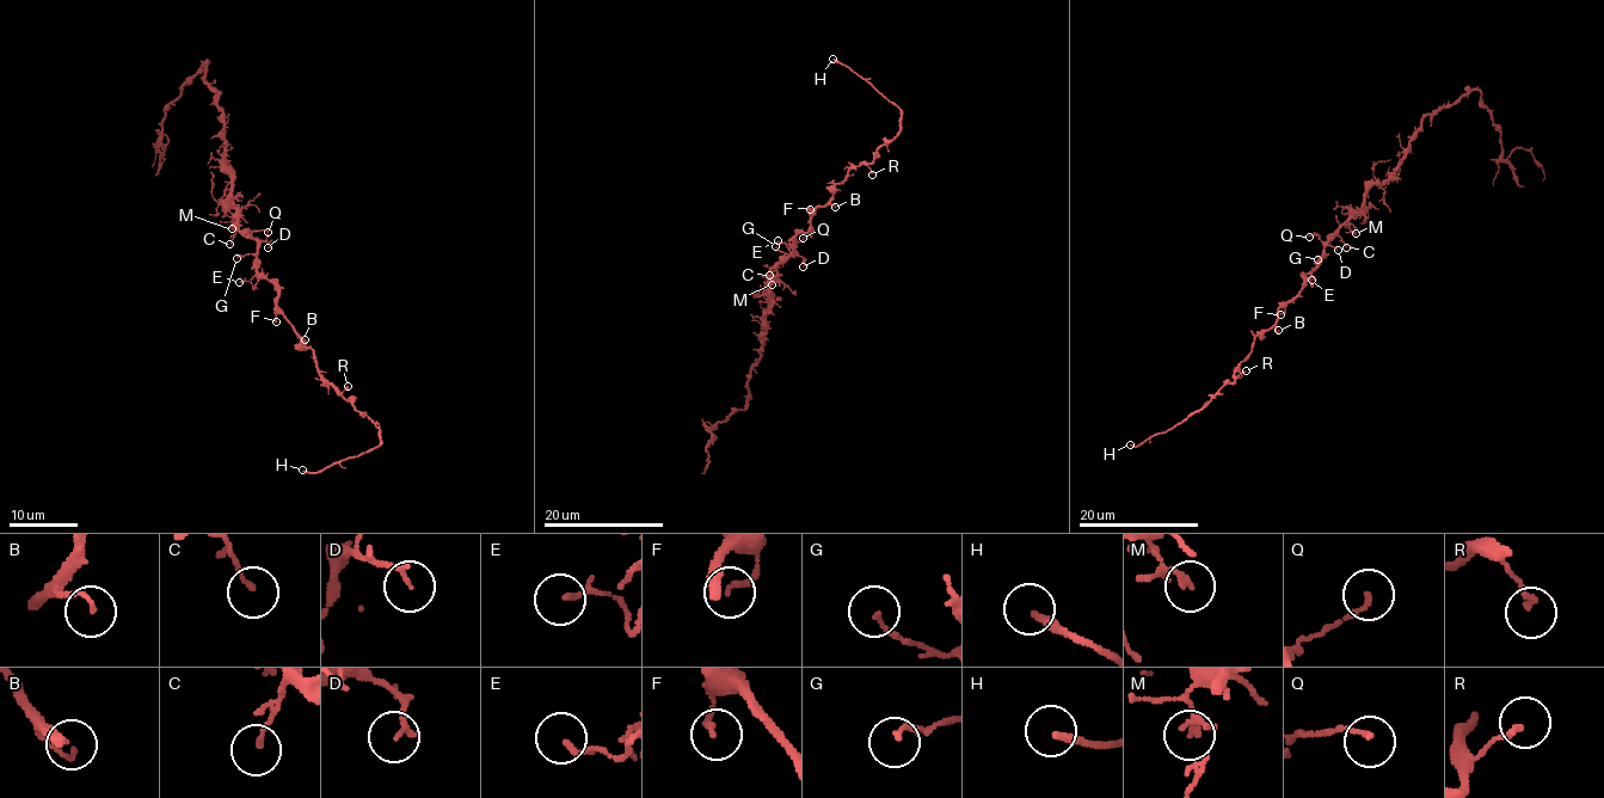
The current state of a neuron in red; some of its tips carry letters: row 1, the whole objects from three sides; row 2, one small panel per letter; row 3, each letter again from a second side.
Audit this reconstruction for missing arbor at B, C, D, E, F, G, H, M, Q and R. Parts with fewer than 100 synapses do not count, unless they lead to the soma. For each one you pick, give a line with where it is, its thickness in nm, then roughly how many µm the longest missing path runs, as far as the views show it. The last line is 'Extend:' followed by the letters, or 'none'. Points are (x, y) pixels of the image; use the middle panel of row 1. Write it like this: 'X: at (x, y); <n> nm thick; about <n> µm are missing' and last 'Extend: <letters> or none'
H: at (833, 59); 240 nm thick; about 3 µm are missing
Extend: H

